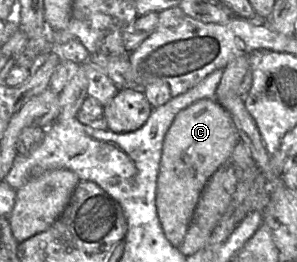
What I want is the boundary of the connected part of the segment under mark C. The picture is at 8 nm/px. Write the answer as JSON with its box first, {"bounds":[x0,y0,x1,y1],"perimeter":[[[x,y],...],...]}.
{"bounds":[156,99,238,246],"perimeter":[[[200,99],[176,115],[164,137],[156,187],[158,218],[172,246],[182,243],[204,187],[238,141],[233,118],[215,99]]]}

